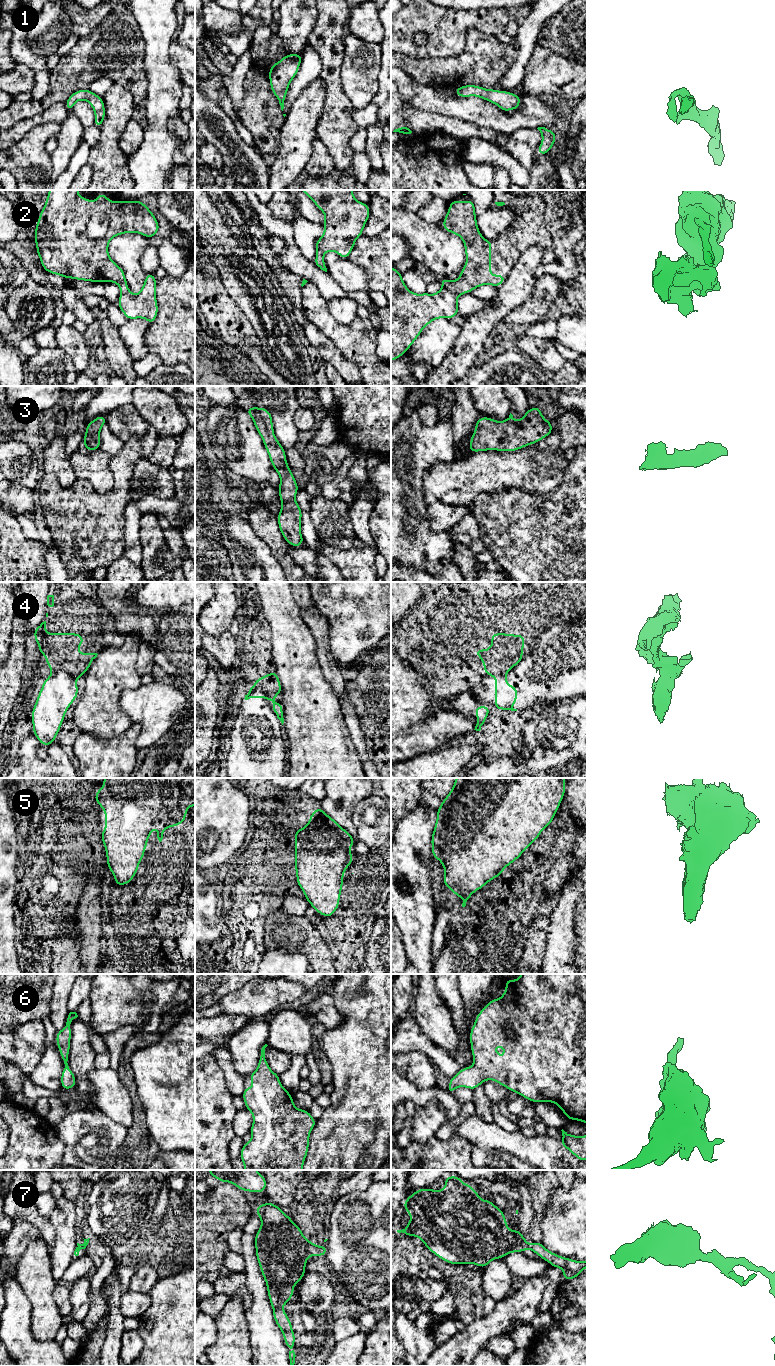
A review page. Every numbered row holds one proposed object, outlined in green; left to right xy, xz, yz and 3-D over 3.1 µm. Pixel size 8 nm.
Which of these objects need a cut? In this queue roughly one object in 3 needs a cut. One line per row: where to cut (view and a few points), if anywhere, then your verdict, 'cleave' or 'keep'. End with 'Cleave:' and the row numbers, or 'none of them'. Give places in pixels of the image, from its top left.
1: cut none; keep
2: cut yz (443, 285), (447, 286), (457, 295); cleave
3: cut none; keep
4: cut xy (52, 672), (64, 670), (74, 679); cleave
5: cut none; keep
6: cut none; keep
7: cut none; keep
Cleave: 2, 4

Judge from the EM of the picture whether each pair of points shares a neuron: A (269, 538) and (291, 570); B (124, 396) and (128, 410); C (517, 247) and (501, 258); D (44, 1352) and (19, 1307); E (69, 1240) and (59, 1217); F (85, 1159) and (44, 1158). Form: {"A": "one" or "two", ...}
{"A": "one", "B": "two", "C": "one", "D": "one", "E": "one", "F": "two"}

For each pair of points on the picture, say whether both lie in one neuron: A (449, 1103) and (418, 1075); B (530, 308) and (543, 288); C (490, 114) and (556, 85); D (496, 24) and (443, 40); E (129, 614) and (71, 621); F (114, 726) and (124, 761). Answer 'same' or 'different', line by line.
A: different
B: same
C: different
D: same
E: same
F: different

